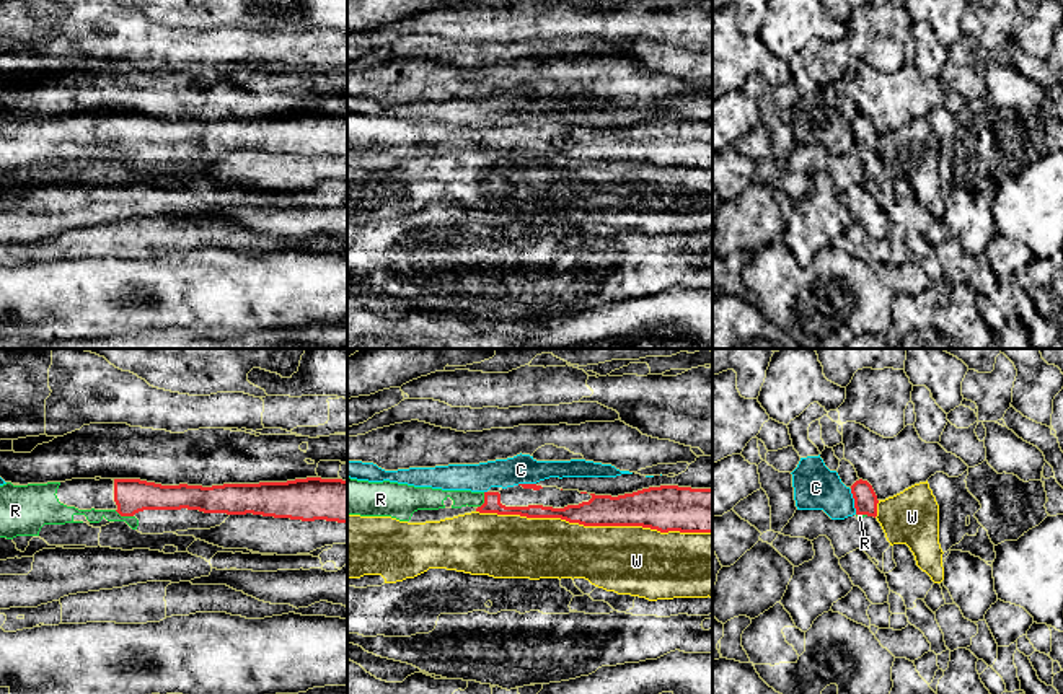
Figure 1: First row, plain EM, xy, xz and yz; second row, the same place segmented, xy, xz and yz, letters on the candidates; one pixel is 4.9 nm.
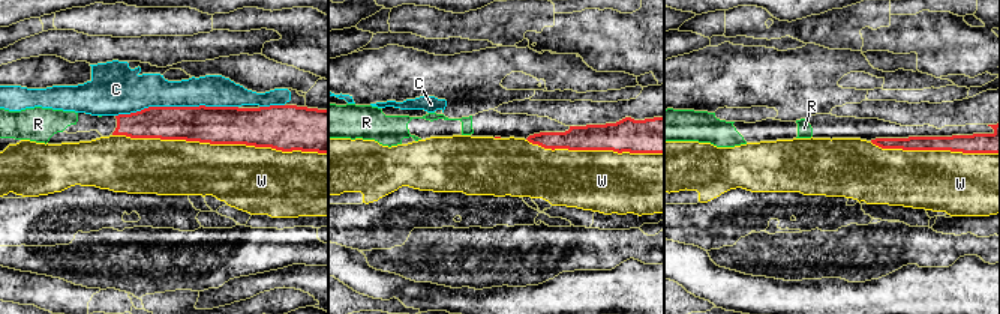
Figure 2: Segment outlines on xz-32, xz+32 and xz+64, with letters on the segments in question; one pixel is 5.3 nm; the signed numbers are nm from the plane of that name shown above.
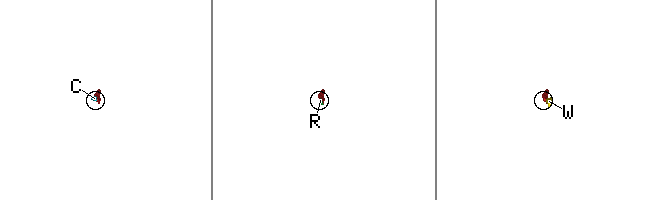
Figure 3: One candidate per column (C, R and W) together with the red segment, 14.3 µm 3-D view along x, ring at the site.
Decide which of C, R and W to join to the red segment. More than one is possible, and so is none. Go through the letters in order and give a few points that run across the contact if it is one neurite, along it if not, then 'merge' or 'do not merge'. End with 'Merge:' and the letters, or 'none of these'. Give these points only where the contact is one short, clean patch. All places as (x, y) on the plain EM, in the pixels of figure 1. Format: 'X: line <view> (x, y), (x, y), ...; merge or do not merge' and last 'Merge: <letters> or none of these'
C: do not merge
R: line xy (131, 131), (124, 150), (92, 150); merge
W: do not merge
Merge: R

